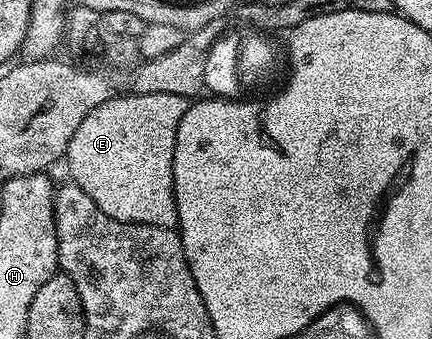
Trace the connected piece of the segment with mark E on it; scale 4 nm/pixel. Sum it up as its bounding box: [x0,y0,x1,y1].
[67,93,190,229]

